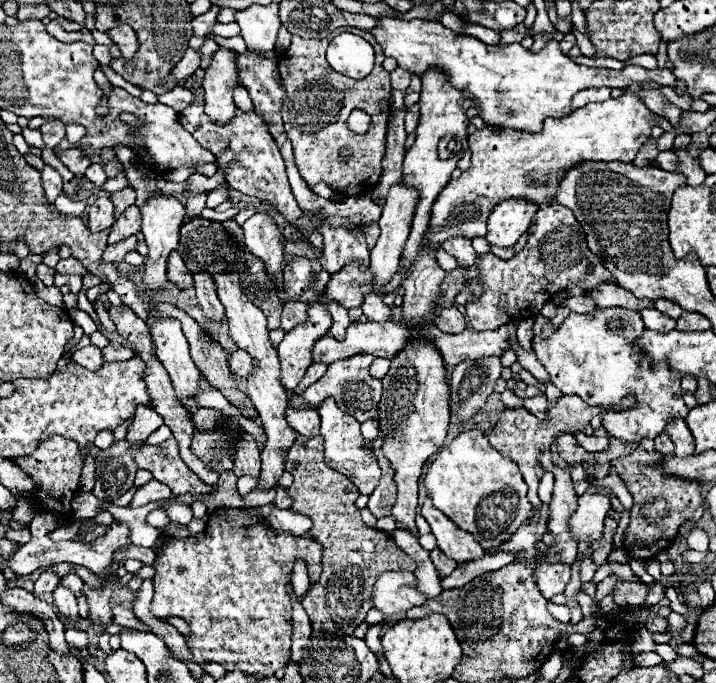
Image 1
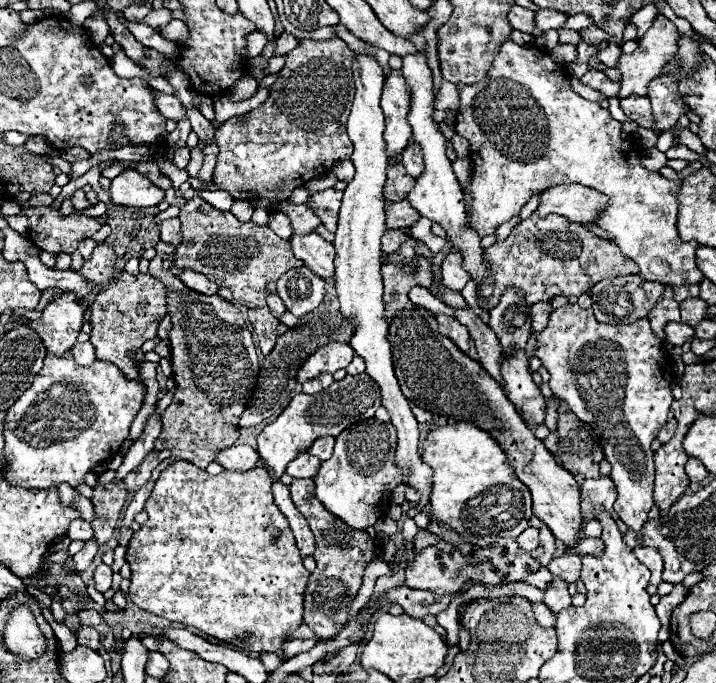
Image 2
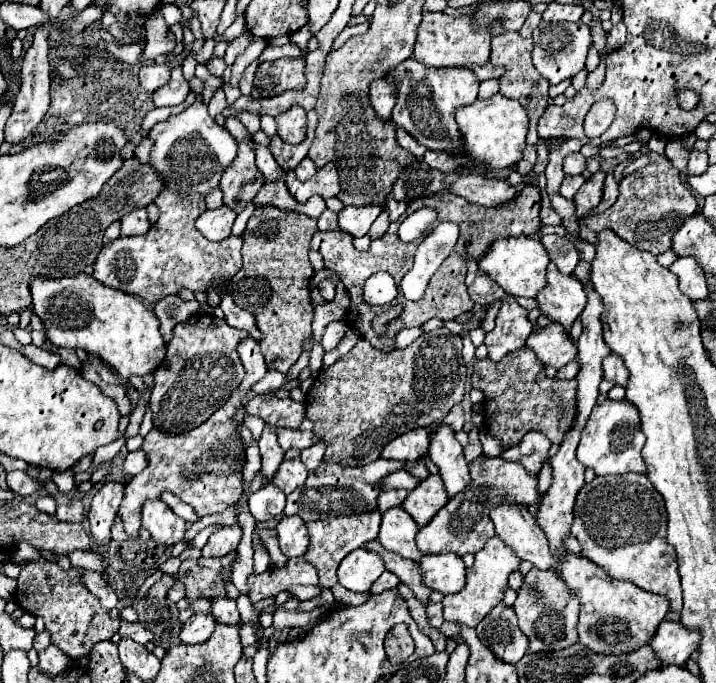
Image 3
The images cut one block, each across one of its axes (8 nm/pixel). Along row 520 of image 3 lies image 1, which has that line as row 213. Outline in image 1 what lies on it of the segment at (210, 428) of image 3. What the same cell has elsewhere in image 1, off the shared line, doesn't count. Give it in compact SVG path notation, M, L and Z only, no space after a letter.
M136 206L126 208L126 212L116 220L116 224L112 226L112 232L108 236L108 244L118 244L120 240L126 240L128 236L136 234L140 230L140 214L136 210Z

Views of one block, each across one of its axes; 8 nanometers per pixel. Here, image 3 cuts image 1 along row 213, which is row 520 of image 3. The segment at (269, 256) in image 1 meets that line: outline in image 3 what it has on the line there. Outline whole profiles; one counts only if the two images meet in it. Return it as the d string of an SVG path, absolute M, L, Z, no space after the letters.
M272 482L266 484L264 488L260 488L258 492L254 492L248 500L250 514L258 522L264 522L264 520L270 520L270 518L282 514L284 504L286 504L286 494L282 490L278 490Z

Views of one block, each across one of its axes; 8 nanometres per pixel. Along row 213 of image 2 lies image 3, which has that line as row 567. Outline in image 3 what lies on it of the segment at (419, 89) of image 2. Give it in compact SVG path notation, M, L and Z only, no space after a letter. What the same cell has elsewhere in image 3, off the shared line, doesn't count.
M428 554L420 562L422 582L436 592L456 594L466 584L466 566L456 554Z

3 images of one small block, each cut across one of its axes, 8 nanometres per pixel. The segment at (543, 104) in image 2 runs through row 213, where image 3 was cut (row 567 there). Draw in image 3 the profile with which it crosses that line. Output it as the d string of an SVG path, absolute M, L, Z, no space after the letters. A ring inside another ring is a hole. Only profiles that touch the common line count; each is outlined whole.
M624 474L624 476L596 476L590 484L584 484L576 496L572 534L582 546L582 554L594 564L602 566L612 578L630 580L646 592L666 596L672 612L682 610L682 588L678 576L678 564L674 548L666 542L666 508L662 496L654 490L652 482L644 474ZM498 536L490 538L486 546L476 554L476 562L472 568L466 570L466 586L464 590L456 594L448 594L442 600L444 606L444 620L450 622L462 622L468 627L476 628L480 620L496 606L496 602L502 602L504 590L508 590L508 576L520 568L520 558L514 554L512 548L508 548Z

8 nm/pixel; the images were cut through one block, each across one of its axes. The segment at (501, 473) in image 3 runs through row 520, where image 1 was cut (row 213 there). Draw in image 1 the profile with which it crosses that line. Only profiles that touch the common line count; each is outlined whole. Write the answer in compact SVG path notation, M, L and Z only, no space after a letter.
M626 92L620 98L578 108L560 120L546 118L538 134L512 130L494 134L488 126L476 130L468 138L472 150L470 168L462 172L460 178L450 180L432 206L428 242L438 246L452 236L468 236L468 240L484 236L492 208L508 198L528 198L536 204L548 204L548 198L556 196L560 174L582 160L632 162L638 148L650 138L654 126L658 126L656 114L652 114L644 102L638 102L634 92Z

